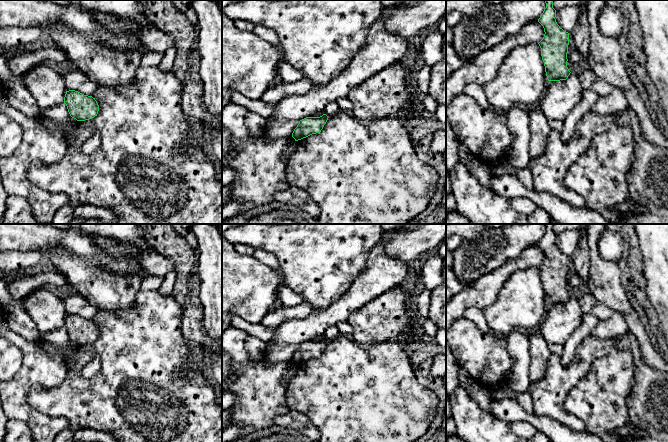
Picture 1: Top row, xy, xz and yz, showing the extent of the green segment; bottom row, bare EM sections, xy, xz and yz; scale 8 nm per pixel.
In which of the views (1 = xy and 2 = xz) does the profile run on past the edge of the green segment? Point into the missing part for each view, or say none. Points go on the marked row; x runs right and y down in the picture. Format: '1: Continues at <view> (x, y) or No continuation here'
1: No continuation here
2: No continuation here

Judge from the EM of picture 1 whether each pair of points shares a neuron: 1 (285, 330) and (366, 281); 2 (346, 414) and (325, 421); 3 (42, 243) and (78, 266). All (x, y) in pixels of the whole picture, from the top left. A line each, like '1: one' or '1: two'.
1: one
2: one
3: two

